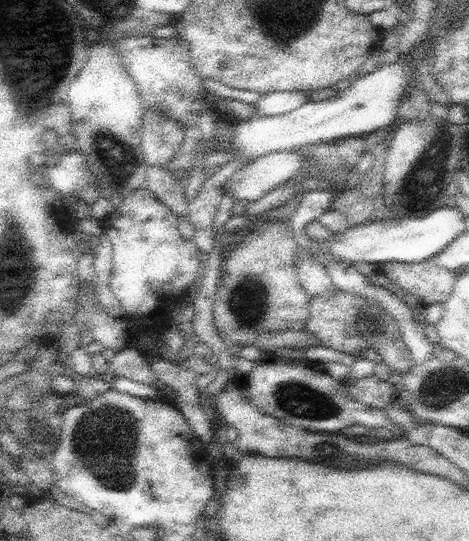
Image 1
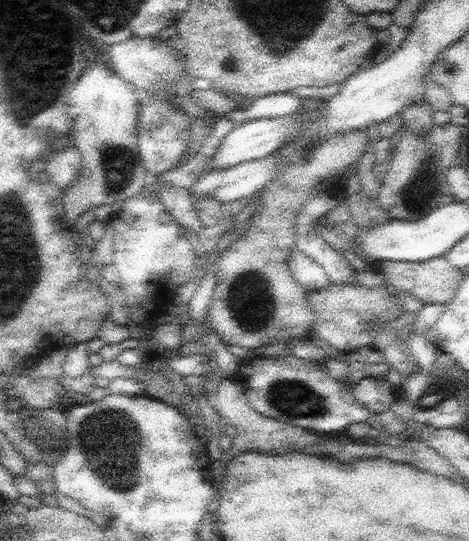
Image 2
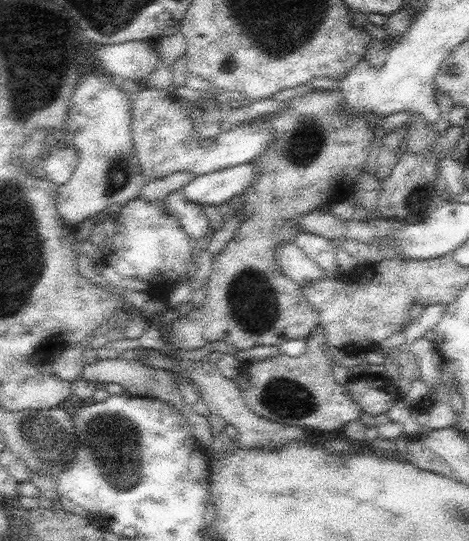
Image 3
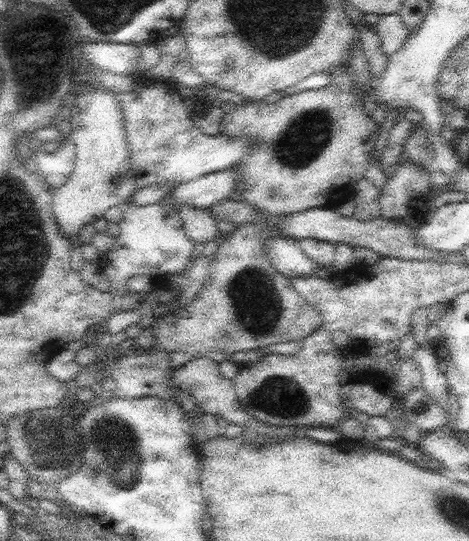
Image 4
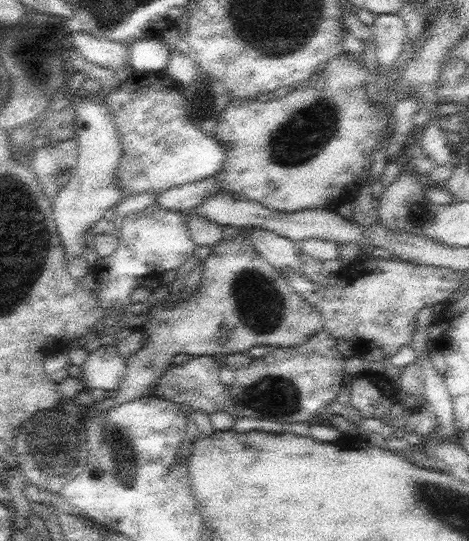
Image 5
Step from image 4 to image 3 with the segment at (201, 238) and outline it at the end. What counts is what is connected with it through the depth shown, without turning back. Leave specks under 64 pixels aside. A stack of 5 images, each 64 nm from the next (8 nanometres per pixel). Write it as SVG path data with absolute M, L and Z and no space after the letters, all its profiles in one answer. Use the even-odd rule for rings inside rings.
M182 189L170 192L165 199L169 213L176 216L182 224L182 228L191 236L195 243L214 228L210 226L208 218L204 215L202 206L196 202L189 202Z

